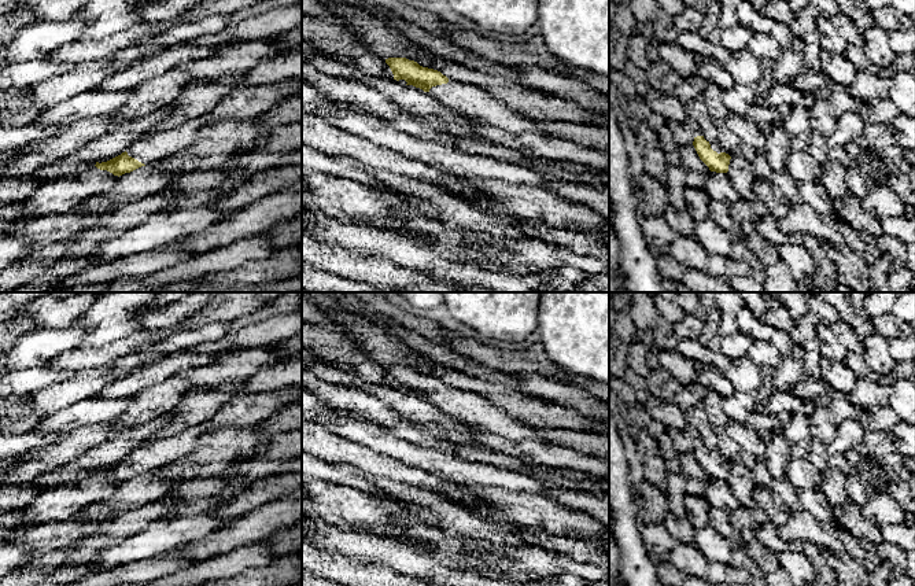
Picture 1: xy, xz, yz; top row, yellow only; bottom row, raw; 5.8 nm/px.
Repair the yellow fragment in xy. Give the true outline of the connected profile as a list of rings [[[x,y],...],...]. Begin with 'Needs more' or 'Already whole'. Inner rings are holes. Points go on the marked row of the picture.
Needs more. [[[199,117],[169,129],[156,130],[155,133],[134,141],[121,155],[107,162],[96,162],[95,166],[119,177],[141,166],[189,150],[195,144],[200,130],[209,125],[211,125],[211,122],[204,117]]]

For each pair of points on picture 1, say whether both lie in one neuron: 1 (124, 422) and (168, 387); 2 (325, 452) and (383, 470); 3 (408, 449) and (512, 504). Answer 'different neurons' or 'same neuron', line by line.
1: same neuron
2: same neuron
3: different neurons

